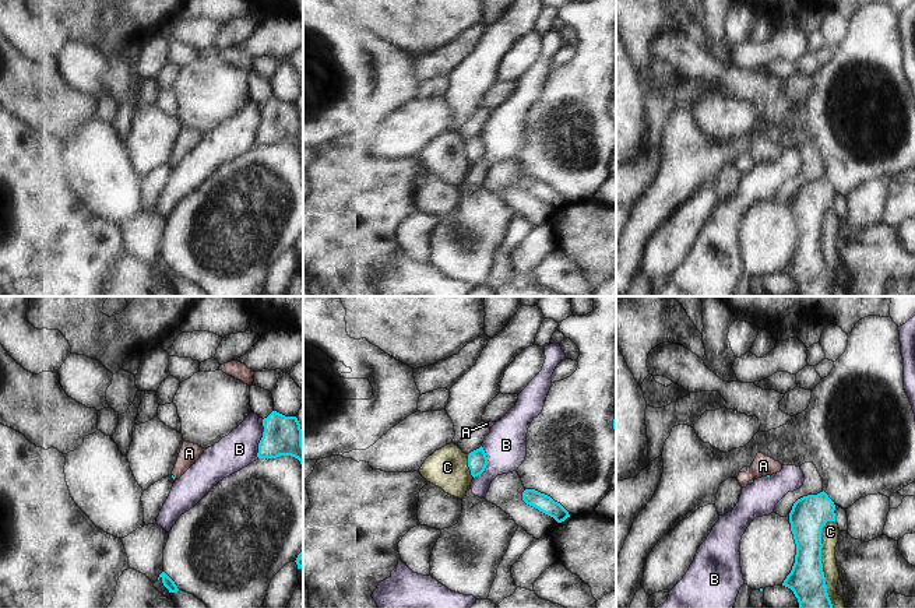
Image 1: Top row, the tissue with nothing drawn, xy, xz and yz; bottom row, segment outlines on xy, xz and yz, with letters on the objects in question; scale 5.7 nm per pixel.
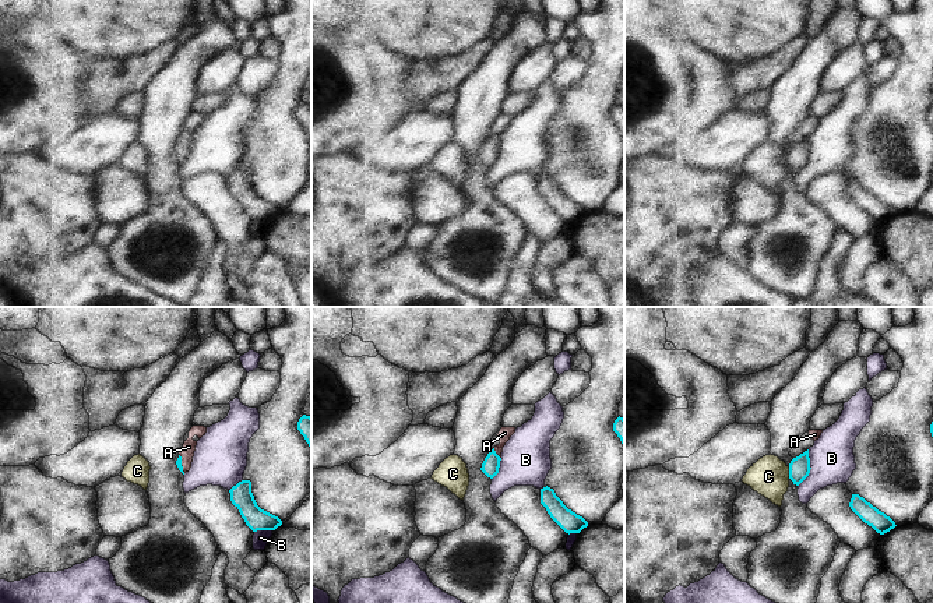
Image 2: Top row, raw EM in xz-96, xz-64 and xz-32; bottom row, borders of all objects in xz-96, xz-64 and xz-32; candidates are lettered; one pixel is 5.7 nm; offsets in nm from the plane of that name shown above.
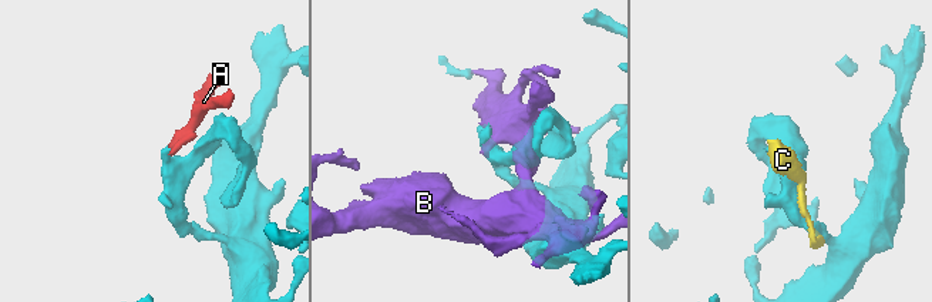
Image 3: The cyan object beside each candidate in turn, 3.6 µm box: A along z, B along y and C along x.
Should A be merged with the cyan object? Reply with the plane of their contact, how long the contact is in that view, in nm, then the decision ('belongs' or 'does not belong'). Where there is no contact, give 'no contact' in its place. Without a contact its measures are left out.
xy | 40 nm | belongs

